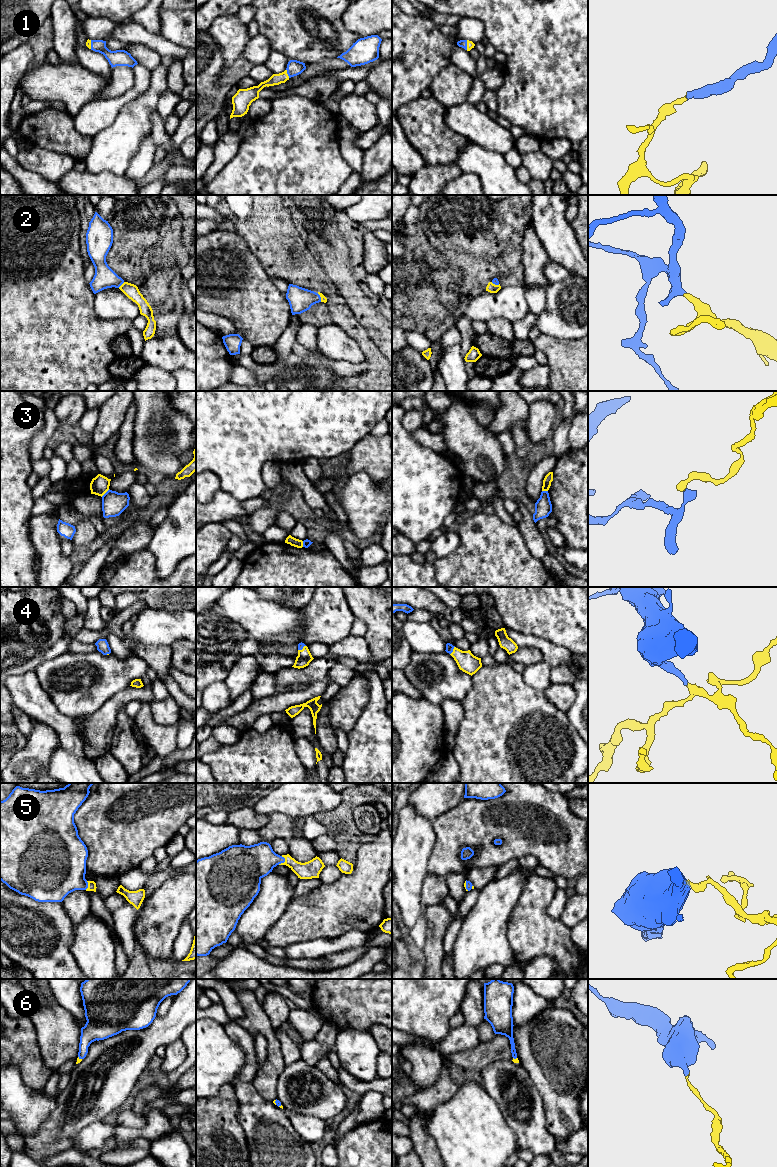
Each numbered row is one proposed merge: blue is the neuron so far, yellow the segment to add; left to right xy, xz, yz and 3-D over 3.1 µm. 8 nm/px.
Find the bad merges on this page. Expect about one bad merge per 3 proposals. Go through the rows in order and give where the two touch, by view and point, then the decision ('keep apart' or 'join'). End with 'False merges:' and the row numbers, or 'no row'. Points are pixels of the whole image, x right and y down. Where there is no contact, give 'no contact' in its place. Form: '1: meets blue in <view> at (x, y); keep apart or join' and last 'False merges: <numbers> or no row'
1: meets blue in yz at (466, 45); join
2: meets blue in xy at (121, 284); join
3: meets blue in xy at (106, 492); keep apart
4: meets blue in yz at (452, 650); join
5: meets blue in xz at (283, 862); join
6: meets blue in xy at (80, 1058); join
False merges: 3

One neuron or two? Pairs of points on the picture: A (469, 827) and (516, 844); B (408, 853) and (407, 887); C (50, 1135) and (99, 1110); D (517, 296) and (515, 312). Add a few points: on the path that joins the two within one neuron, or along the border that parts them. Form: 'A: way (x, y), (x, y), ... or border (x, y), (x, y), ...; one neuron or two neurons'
A: way (481, 827), (499, 827), (504, 832); one neuron
B: way (408, 861), (408, 879); one neuron
C: way (62, 1129), (70, 1121), (79, 1120), (87, 1113); one neuron
D: way (515, 300), (515, 308); one neuron

